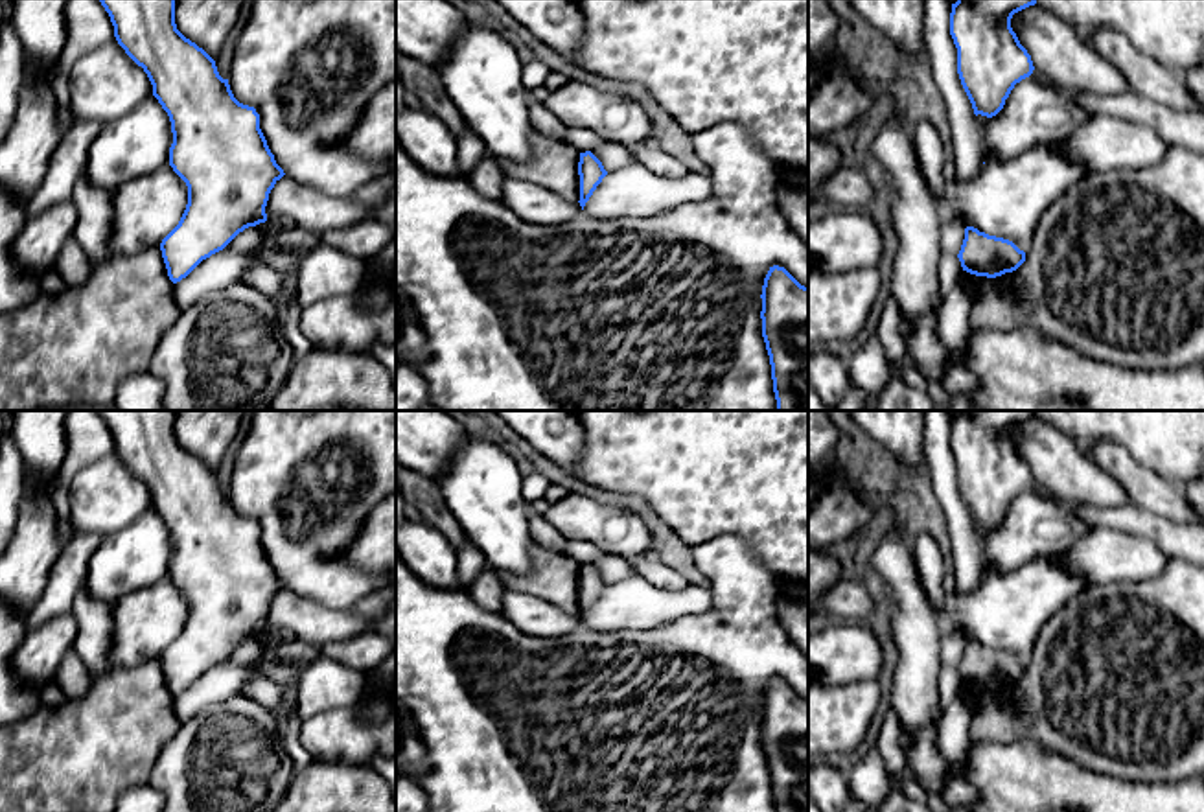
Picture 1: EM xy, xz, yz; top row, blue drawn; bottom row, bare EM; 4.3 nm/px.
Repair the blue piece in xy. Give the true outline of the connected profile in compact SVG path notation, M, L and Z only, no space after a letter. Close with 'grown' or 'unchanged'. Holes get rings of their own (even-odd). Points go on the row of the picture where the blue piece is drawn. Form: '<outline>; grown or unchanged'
M175 0L99 2L110 17L118 44L144 68L153 96L171 122L169 166L188 186L188 204L160 250L168 276L177 284L239 232L267 221L269 193L285 173L267 145L256 109L239 103L215 61L177 29Z; unchanged

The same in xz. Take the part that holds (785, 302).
M773 265L760 298L777 411L808 411L808 287Z; unchanged

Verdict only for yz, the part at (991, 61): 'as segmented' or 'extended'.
as segmented

